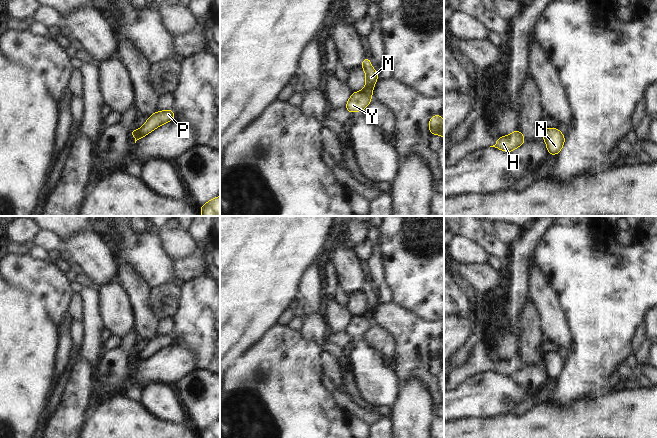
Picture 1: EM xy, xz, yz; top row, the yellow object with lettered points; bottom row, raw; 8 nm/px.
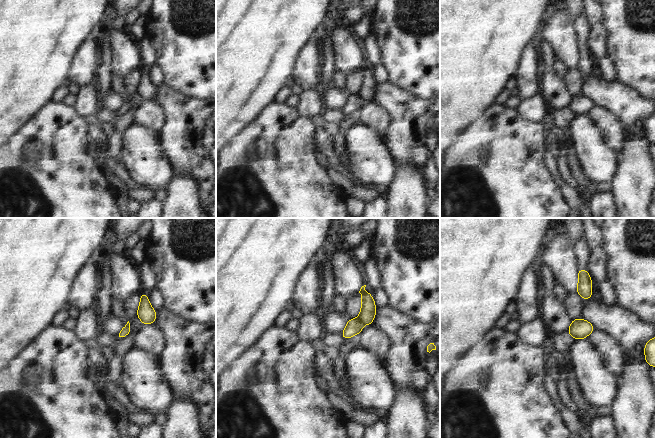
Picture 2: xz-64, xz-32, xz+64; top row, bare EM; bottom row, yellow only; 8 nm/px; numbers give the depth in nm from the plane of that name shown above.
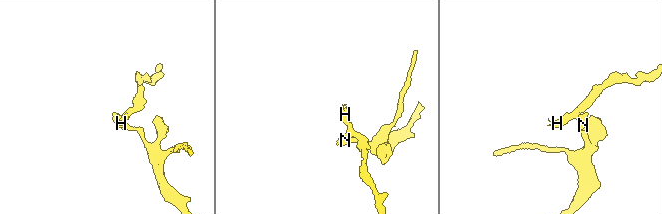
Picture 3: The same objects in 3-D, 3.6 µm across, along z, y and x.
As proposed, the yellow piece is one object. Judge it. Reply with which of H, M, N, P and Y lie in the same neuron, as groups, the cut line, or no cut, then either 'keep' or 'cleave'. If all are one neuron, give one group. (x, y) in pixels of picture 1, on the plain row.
H M P / N Y; cut in xz along (362, 314), (370, 321); cleave

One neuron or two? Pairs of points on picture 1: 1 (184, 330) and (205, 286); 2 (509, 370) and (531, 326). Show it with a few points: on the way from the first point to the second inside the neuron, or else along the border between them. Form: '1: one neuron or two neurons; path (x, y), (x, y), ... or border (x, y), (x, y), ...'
1: one neuron; path (195, 319), (201, 313), (201, 297)
2: two neurons; border (518, 353), (525, 365)

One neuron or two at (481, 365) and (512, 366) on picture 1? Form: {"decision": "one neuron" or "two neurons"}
{"decision": "one neuron"}

